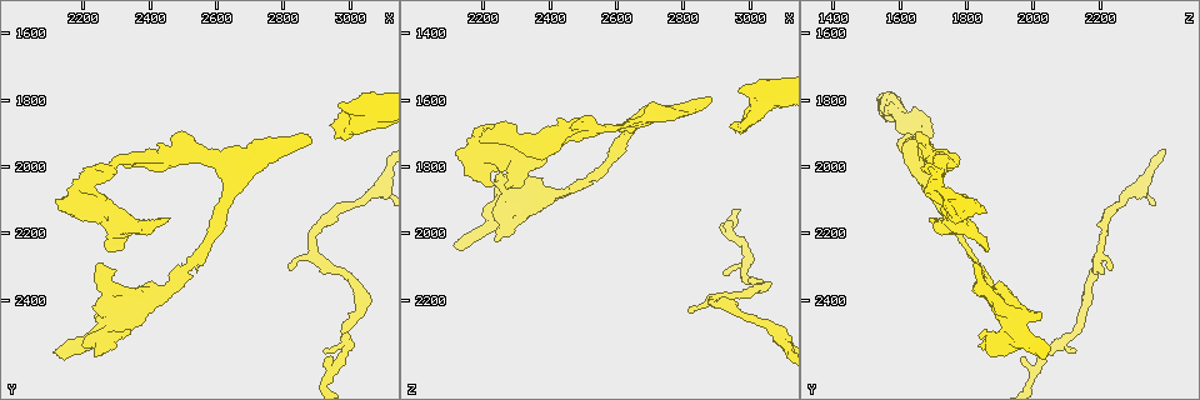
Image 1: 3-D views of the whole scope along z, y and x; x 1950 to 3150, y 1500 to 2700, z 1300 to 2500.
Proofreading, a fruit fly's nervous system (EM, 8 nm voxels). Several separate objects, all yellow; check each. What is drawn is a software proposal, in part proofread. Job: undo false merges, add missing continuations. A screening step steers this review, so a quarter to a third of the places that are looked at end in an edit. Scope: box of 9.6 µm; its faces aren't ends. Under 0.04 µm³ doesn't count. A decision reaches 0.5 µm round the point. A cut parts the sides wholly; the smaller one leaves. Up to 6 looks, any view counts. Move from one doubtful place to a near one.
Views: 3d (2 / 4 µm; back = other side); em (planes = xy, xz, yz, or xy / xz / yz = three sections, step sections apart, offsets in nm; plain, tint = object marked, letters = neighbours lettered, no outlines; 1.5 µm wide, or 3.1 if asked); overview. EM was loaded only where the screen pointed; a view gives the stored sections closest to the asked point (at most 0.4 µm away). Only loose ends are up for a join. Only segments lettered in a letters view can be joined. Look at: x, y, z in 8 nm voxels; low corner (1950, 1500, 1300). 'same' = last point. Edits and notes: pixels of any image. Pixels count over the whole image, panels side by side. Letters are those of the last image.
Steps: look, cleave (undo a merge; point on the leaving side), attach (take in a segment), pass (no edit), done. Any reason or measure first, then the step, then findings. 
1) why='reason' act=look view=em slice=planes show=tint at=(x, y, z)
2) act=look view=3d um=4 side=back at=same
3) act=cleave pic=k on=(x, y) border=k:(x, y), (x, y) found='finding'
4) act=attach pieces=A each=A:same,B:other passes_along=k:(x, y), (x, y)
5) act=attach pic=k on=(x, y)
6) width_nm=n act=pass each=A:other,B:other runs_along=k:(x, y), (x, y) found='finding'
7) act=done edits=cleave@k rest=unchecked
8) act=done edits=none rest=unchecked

why='small branch off a trunk' act=look view=em slice=planes show=plain at=(2640, 2040, 1680)

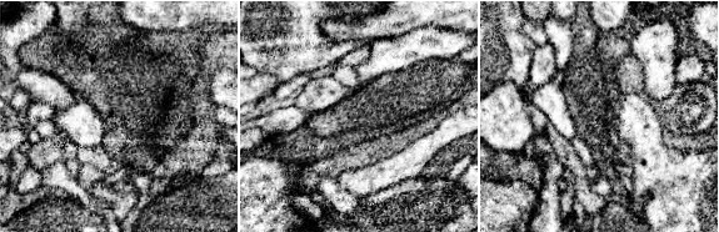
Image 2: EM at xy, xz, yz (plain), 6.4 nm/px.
why='see the neighbours' act=look view=em slice=planes show=letters at=same

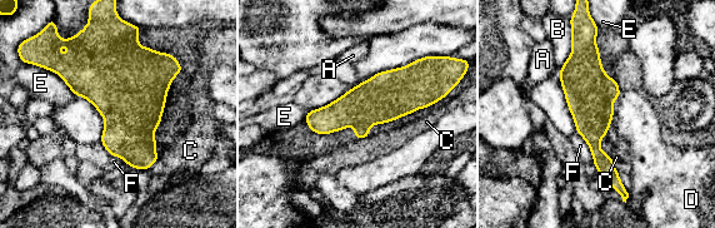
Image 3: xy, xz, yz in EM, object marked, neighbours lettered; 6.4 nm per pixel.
width_nm=300 act=pass each=A:other,B:other,C:other,D:other,E:other,F:other runs_along=3:(586, 43), (593, 142), (619, 187) found='one neuron here'

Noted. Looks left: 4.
why='calibre changes' act=look view=em slice=planes show=letters at=(2480, 2370, 1870)

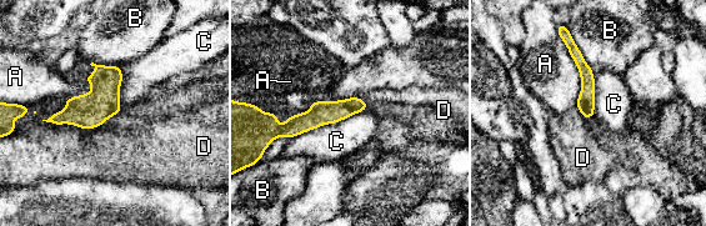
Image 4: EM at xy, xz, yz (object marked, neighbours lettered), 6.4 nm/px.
act=pass each=A:other,B:other,C:other,D:other border=4:(365, 109), (290, 139) found='all the same neuron'

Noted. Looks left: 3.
why='branch point' act=look view=3d um=2 at=(2320, 2170, 1770)

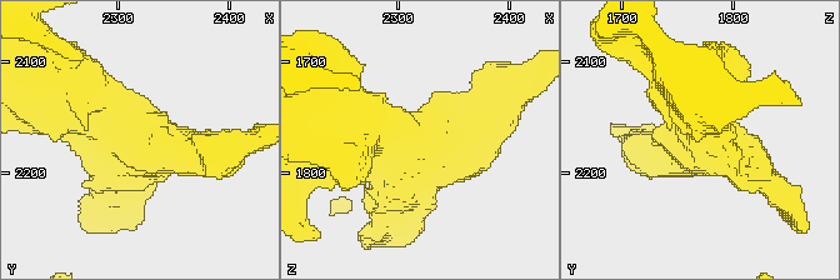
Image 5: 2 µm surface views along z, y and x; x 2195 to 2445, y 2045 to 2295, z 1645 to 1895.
why='shape alone is not enough' act=look view=em slice=planes show=letters at=(2312, 2160, 1768)

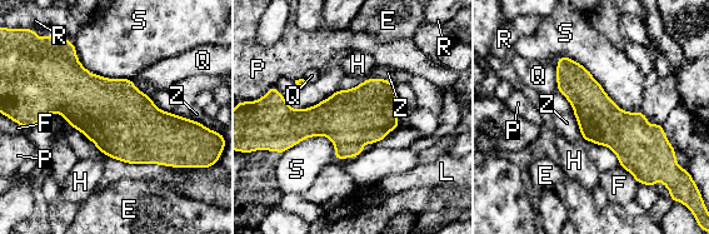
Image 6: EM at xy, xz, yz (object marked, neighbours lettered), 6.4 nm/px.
act=pass each=E:other,F:other,H:other,L:other,P:other,Q:other,R:other,S:other,Z:other border=6:(394, 84), (365, 79), (336, 91) found='continuous, no second neuron'

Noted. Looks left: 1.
act=done edits=none rest=unchecked

